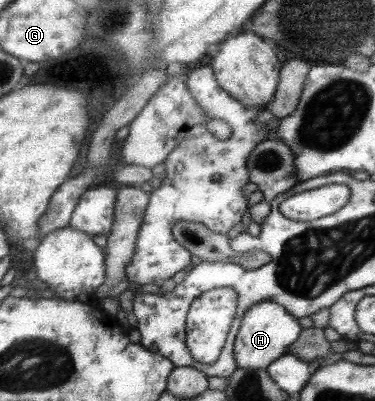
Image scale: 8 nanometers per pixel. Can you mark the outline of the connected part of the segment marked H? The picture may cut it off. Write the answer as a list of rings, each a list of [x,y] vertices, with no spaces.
[[[262,301],[252,305],[243,318],[239,334],[235,340],[235,359],[240,369],[267,369],[274,361],[280,360],[288,352],[288,347],[301,336],[302,326],[295,315],[274,301]]]

